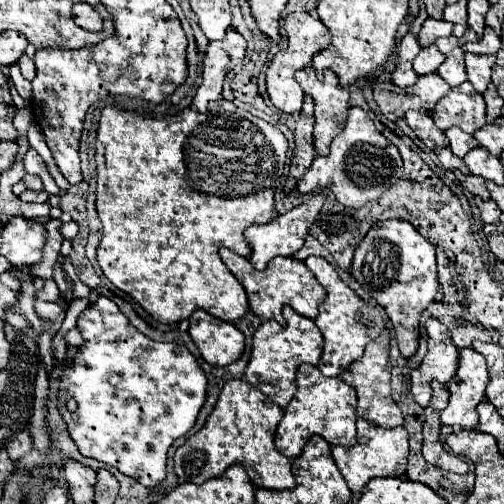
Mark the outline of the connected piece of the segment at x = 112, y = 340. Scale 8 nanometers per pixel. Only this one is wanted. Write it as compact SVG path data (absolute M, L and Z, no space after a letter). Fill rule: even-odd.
M98 297L96 303L92 303L84 313L80 313L78 317L78 327L82 331L82 337L84 337L84 345L78 349L73 360L72 367L67 367L62 371L60 377L60 393L58 393L58 399L60 399L60 413L64 417L64 421L68 423L68 431L70 431L70 437L74 439L74 443L78 445L78 449L86 455L86 457L94 457L106 465L112 465L116 467L120 473L128 475L128 477L134 477L138 483L146 485L146 487L156 487L164 477L166 477L166 453L168 449L172 447L174 439L178 439L180 435L188 433L198 417L198 411L200 407L204 405L204 397L206 397L206 373L202 371L202 367L198 365L196 357L188 351L186 345L180 345L180 343L160 343L160 341L154 341L150 337L146 337L144 333L140 333L124 313L120 313L118 305L114 301L110 301L108 297ZM68 399L76 399L78 403L78 409L72 413L66 409L66 401Z

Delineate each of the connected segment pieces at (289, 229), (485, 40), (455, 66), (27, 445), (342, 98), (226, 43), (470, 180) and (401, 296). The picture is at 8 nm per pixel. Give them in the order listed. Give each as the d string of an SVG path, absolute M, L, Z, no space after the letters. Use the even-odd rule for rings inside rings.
M318 193L314 199L306 201L304 205L300 207L294 207L292 211L284 213L284 215L278 215L274 221L270 223L264 223L264 225L252 225L244 231L244 237L246 241L250 243L252 247L252 255L250 255L250 263L258 269L258 271L264 271L266 265L278 257L278 255L294 255L302 245L304 245L304 237L308 235L310 231L310 225L314 223L316 215L320 213L320 207L324 203L324 193Z
M486 27L480 41L462 45L462 49L466 53L474 53L474 55L496 55L498 49L500 49L500 37L492 31L492 27Z
M456 47L450 55L446 55L446 61L438 67L438 75L450 85L458 87L466 81L466 69L464 69L464 51Z
M28 431L18 433L16 439L8 443L8 455L10 455L12 461L18 461L18 459L24 457L30 449L32 449L32 437L30 437Z
M304 67L304 69L300 69L296 73L296 81L304 89L304 93L314 99L314 105L316 105L314 107L314 119L316 119L314 121L314 149L316 149L318 155L328 155L332 139L346 125L346 115L348 115L348 109L350 109L350 105L348 105L348 89L338 85L338 77L330 69L326 69L324 77L318 79L312 67Z
M228 29L222 41L210 41L202 65L202 83L192 99L198 111L204 113L212 99L222 99L222 81L244 59L244 53L246 39L234 29Z
M466 175L464 187L472 193L472 195L480 195L482 199L490 199L490 193L486 189L486 179L476 177L476 175Z
M380 221L356 247L352 275L360 287L370 291L372 299L384 307L396 331L402 357L412 357L418 349L418 317L434 301L434 295L440 287L434 247L408 221Z

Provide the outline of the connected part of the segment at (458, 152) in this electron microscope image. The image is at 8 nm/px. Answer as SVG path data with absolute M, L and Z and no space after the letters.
M446 129L444 133L446 133L448 141L450 141L452 153L454 153L456 157L460 157L460 159L462 159L470 149L478 147L478 143L474 141L474 137L468 135L468 133L464 133L462 129Z

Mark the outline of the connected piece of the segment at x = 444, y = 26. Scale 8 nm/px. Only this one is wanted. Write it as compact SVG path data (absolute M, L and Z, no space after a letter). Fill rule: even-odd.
M428 17L428 19L424 21L422 31L418 33L422 47L428 47L428 45L432 45L436 39L440 39L440 37L450 37L450 35L452 35L452 23L444 21L444 19L438 21L438 19L432 19L432 17Z

